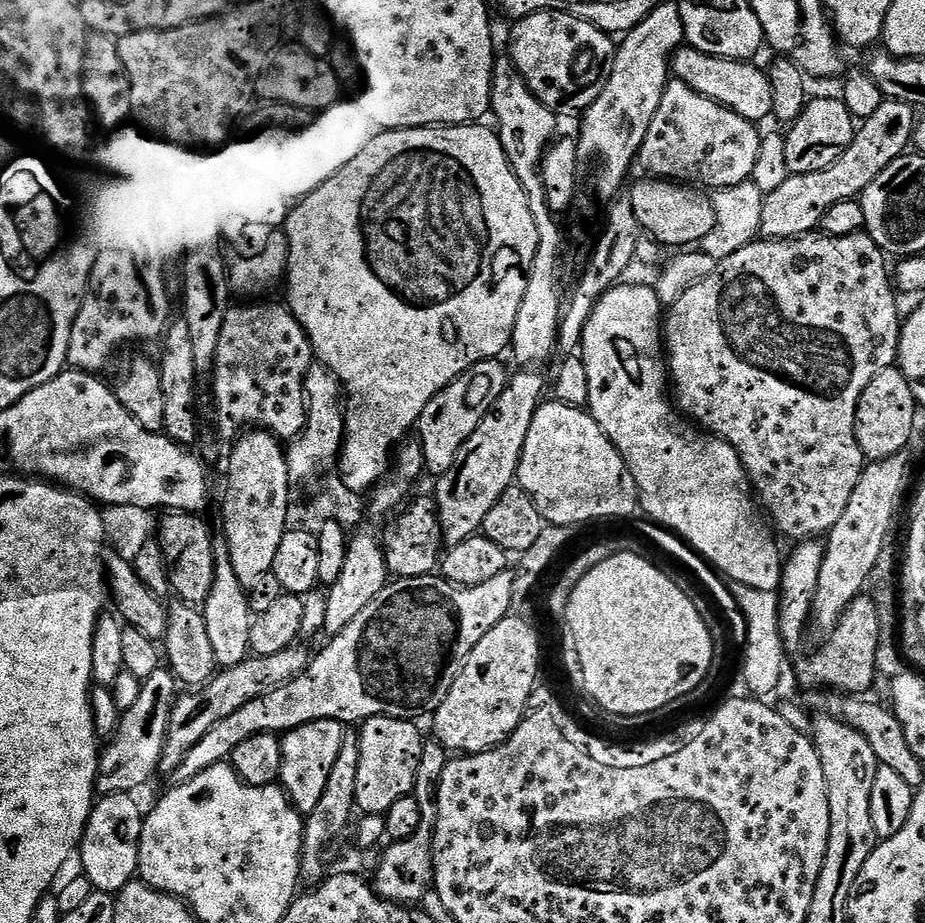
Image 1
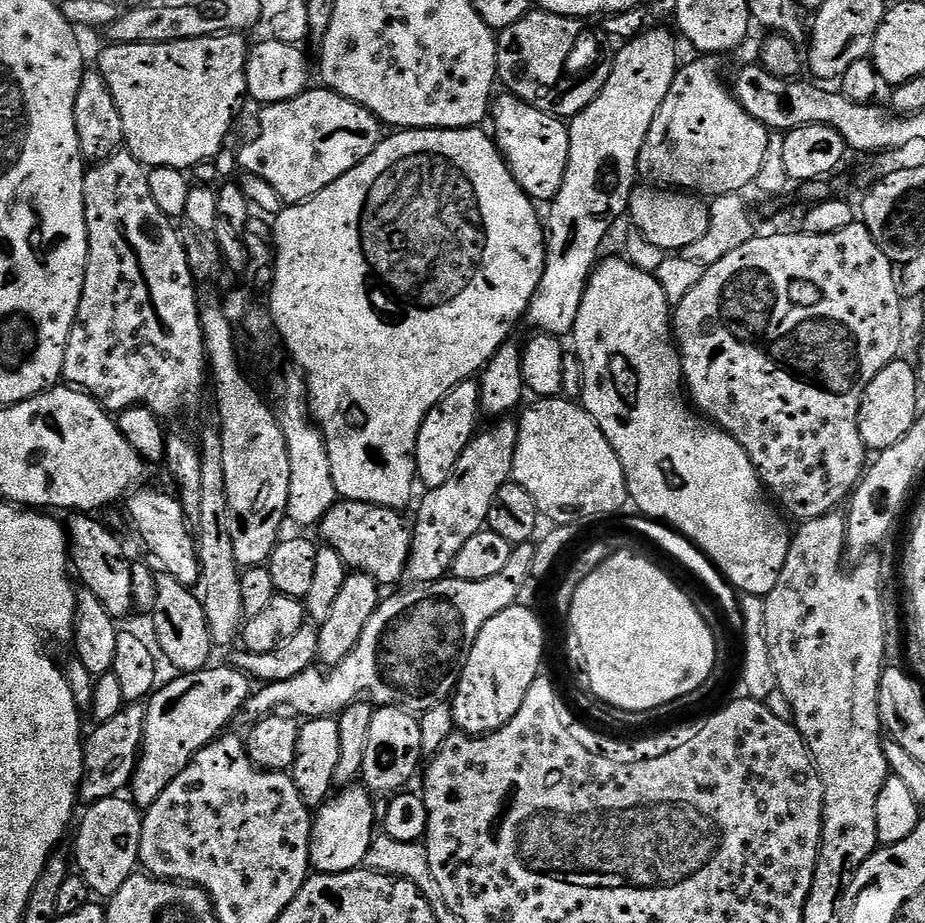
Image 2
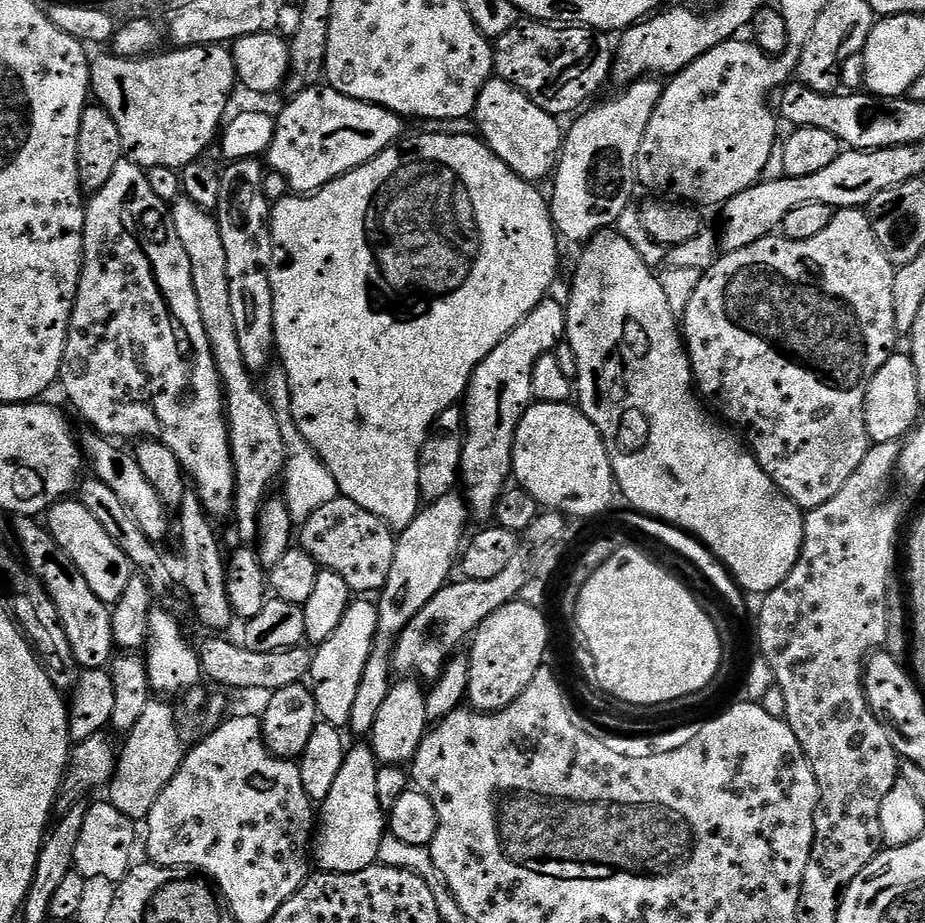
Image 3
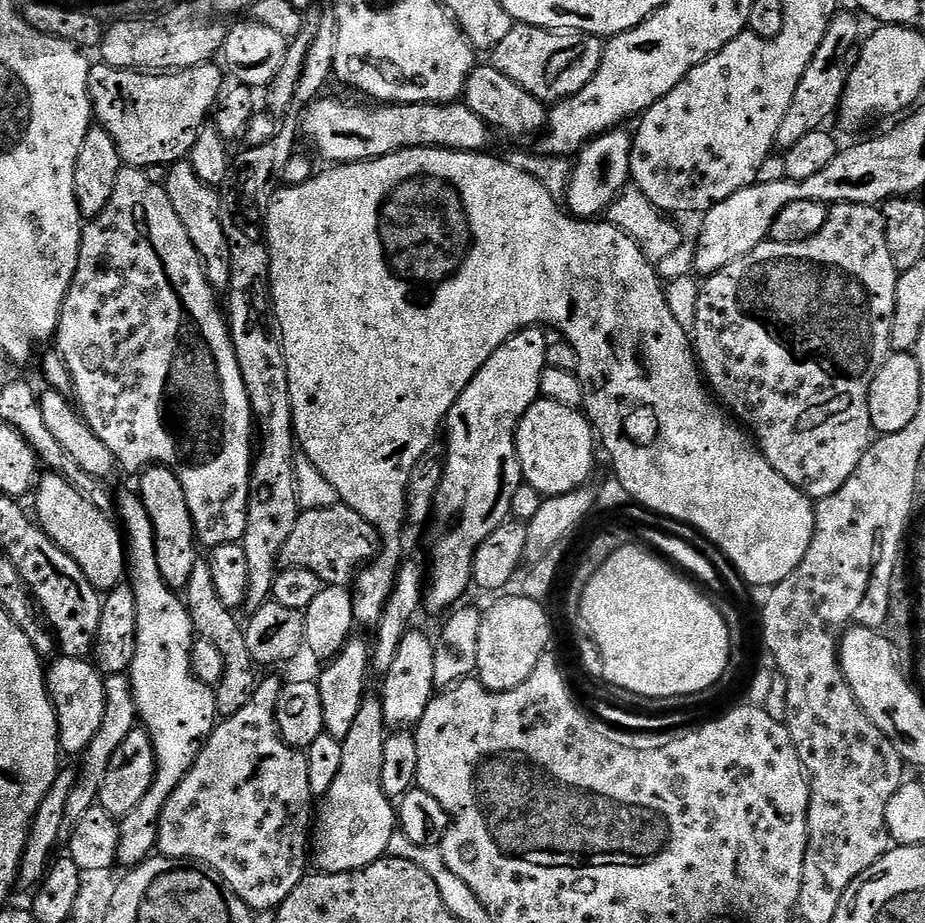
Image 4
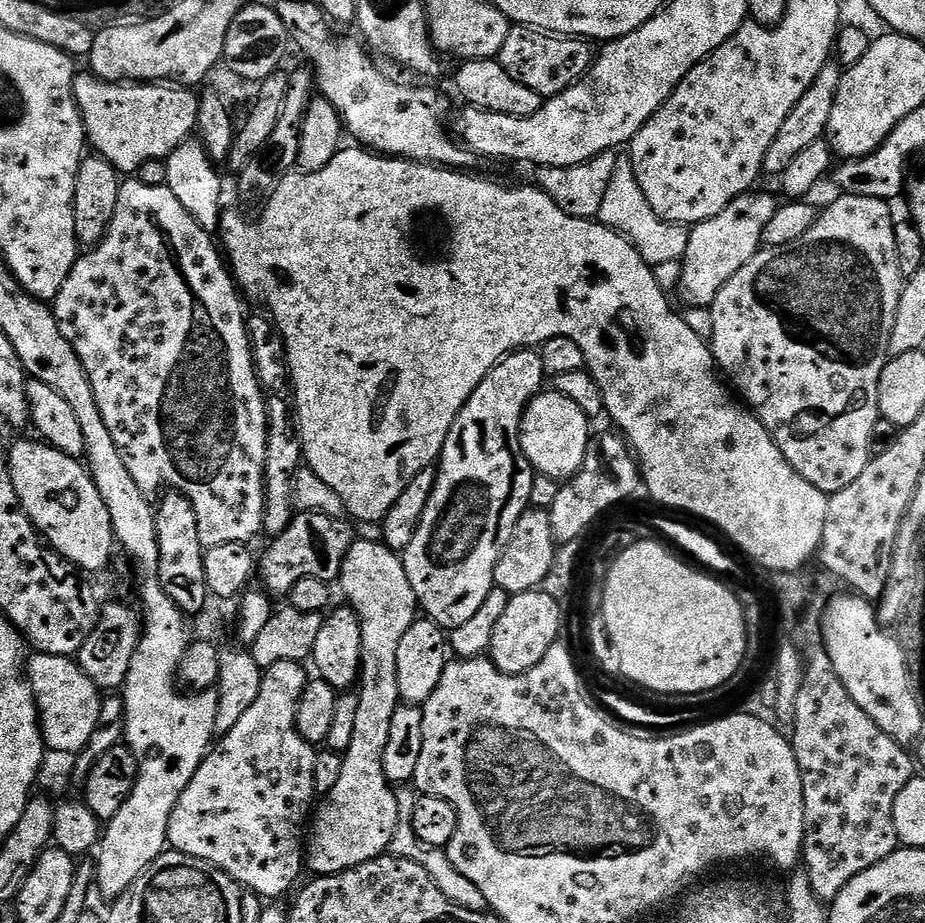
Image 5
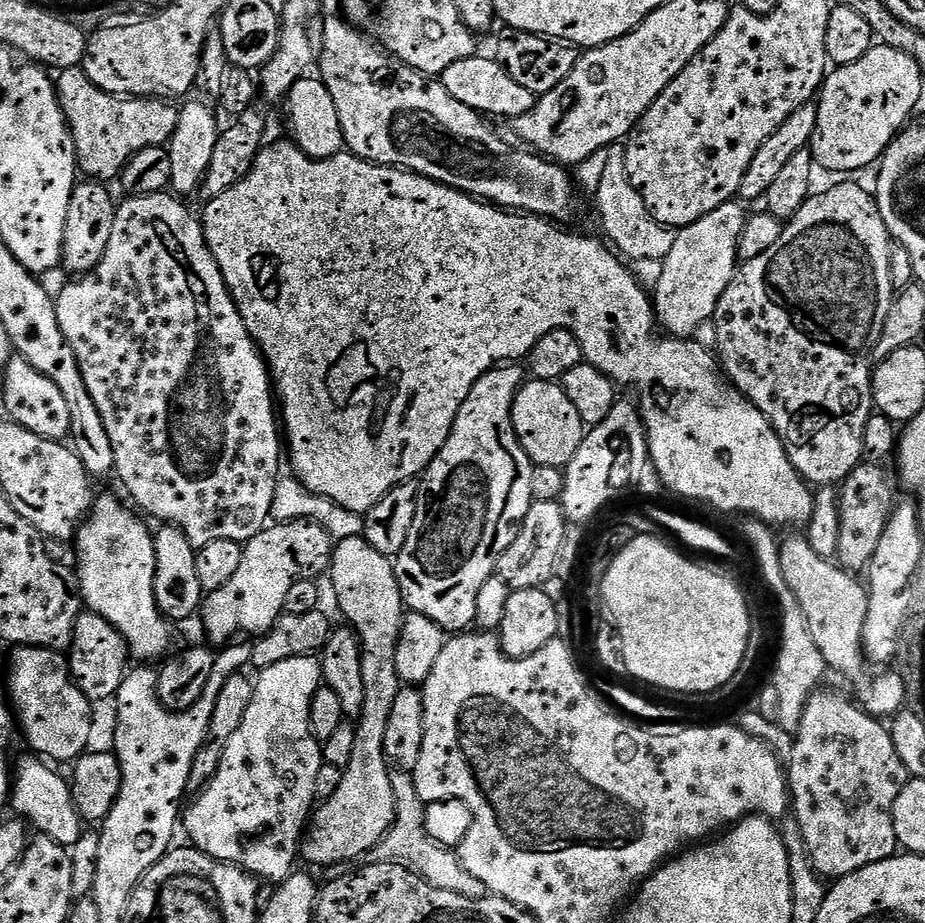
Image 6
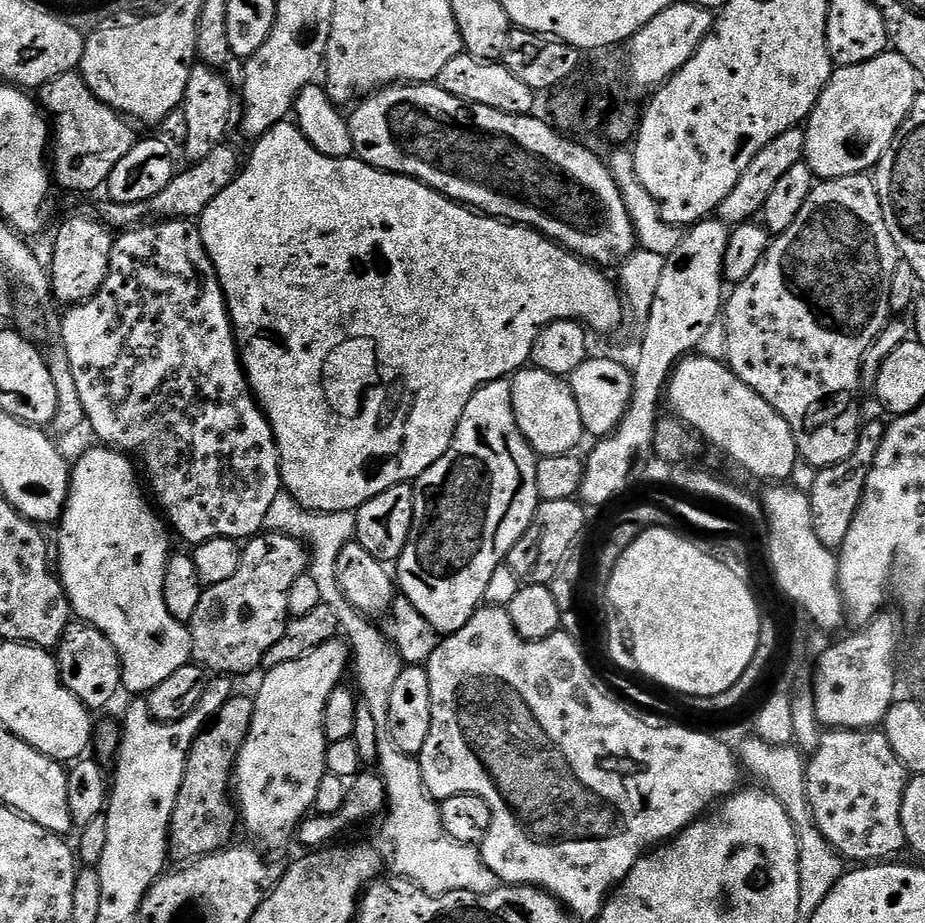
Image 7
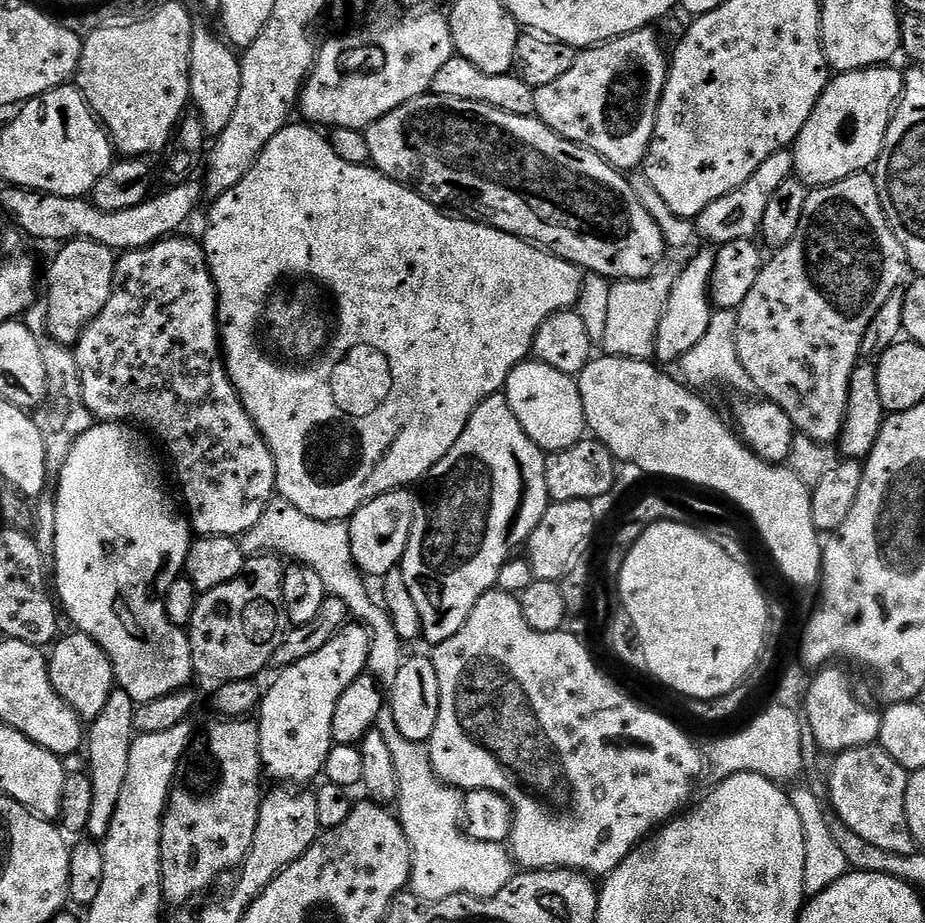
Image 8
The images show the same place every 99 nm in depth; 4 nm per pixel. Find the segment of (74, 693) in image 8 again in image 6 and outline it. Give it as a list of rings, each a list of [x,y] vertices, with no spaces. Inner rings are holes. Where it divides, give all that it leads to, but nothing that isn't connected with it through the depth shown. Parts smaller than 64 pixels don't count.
[[[81,611],[78,622],[74,626],[72,647],[67,649],[66,659],[72,681],[82,690],[82,694],[93,702],[111,701],[116,695],[118,686],[122,686],[124,677],[130,671],[130,653],[128,643],[122,634],[106,618],[97,612]]]

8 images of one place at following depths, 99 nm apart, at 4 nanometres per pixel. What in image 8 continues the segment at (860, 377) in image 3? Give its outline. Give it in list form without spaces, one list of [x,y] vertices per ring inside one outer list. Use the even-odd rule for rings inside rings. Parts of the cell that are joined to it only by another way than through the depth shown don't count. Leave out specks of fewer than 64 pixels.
[[[859,172],[842,182],[809,191],[798,234],[763,261],[758,282],[746,302],[735,309],[738,354],[760,396],[772,401],[790,418],[793,429],[825,446],[840,439],[846,418],[852,375],[861,359],[867,328],[896,288],[905,283],[908,259],[884,213],[875,175]]]

